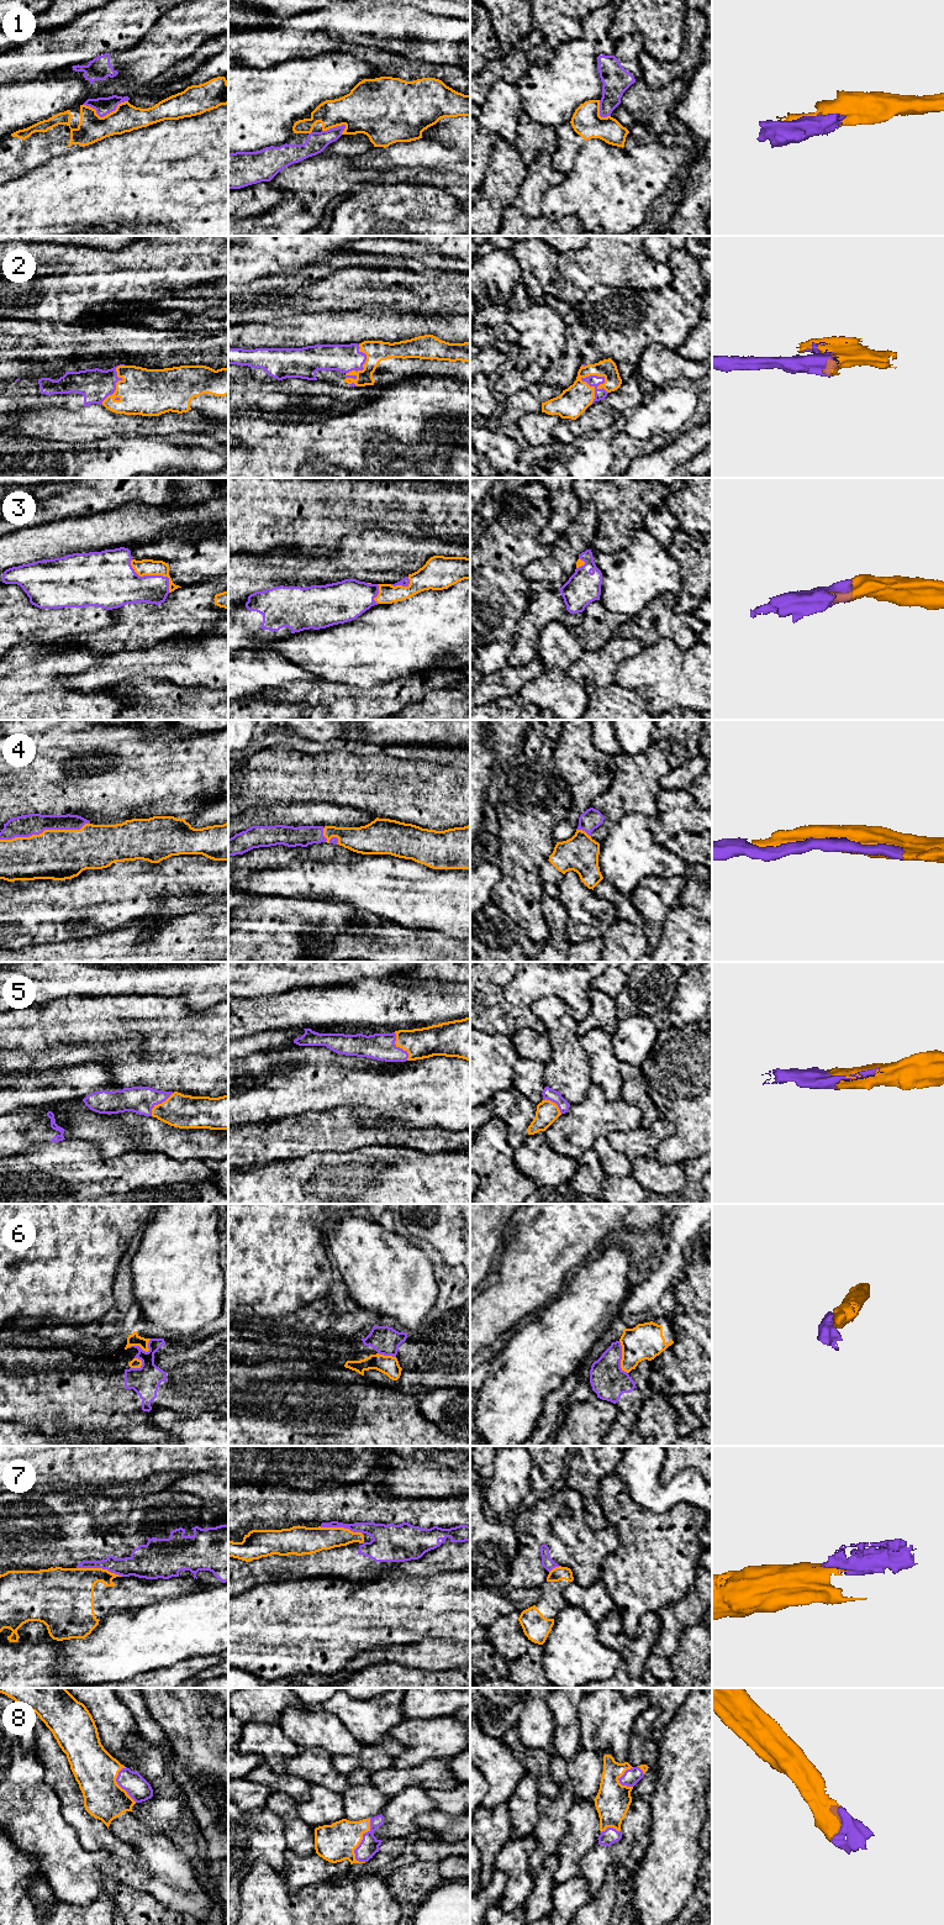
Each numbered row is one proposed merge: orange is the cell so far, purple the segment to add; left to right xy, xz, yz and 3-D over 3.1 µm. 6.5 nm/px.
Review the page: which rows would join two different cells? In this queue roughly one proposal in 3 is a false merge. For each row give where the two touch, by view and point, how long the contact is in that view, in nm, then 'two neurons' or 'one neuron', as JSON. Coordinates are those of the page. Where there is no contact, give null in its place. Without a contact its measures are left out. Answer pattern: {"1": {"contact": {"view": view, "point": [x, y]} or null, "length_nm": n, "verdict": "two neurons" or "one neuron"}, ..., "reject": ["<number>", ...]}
{"1": {"contact": {"view": "xy", "point": [106, 115]}, "length_nm": 300, "verdict": "two neurons"}, "2": {"contact": {"view": "yz", "point": [594, 389]}, "length_nm": 220, "verdict": "one neuron"}, "3": {"contact": {"view": "xy", "point": [153, 574]}, "length_nm": 340, "verdict": "one neuron"}, "4": {"contact": {"view": "xy", "point": [45, 830]}, "length_nm": 600, "verdict": "one neuron"}, "5": {"contact": {"view": "xz", "point": [399, 1046]}, "length_nm": 200, "verdict": "one neuron"}, "6": {"contact": {"view": "yz", "point": [622, 1357]}, "length_nm": 220, "verdict": "two neurons"}, "7": {"contact": {"view": "xy", "point": [100, 1568]}, "length_nm": 300, "verdict": "two neurons"}, "8": {"contact": {"view": "xz", "point": [362, 1839]}, "length_nm": 300, "verdict": "one neuron"}, "reject": ["1", "6", "7"]}

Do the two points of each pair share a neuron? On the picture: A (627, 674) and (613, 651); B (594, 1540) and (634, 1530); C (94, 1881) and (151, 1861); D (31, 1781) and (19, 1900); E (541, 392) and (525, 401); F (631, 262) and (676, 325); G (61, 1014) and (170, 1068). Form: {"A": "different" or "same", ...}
{"A": "different", "B": "different", "C": "different", "D": "different", "E": "same", "F": "different", "G": "same"}

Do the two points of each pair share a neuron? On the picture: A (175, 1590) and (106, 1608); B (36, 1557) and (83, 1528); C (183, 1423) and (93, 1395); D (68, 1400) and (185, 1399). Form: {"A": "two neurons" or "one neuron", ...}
{"A": "one neuron", "B": "one neuron", "C": "two neurons", "D": "one neuron"}

